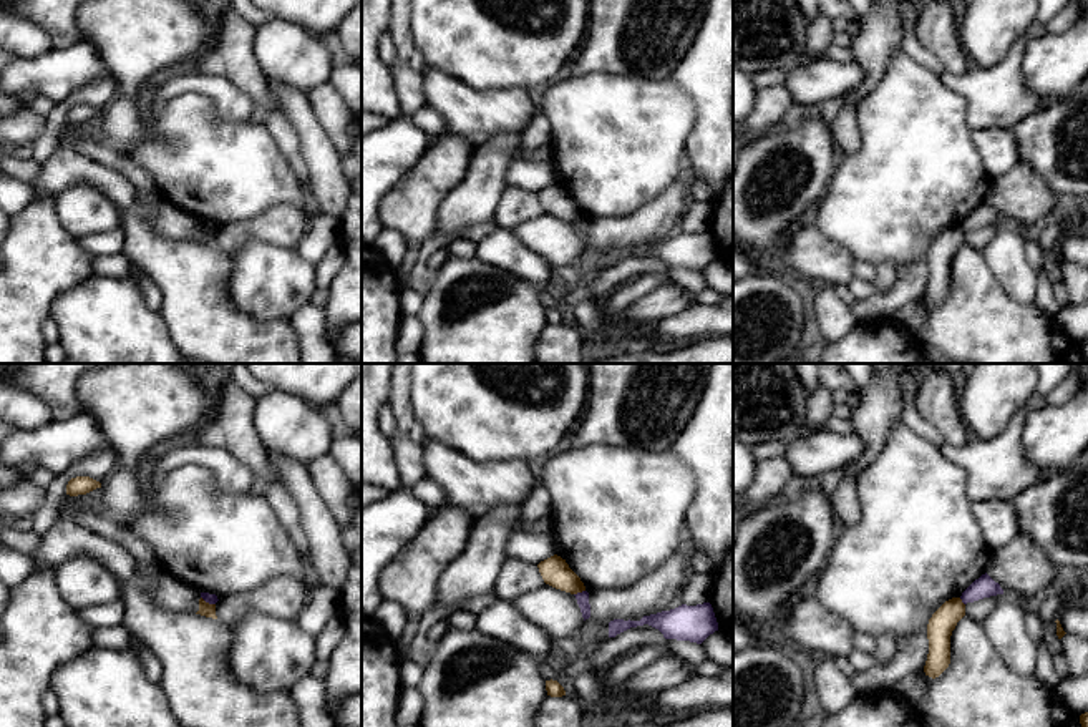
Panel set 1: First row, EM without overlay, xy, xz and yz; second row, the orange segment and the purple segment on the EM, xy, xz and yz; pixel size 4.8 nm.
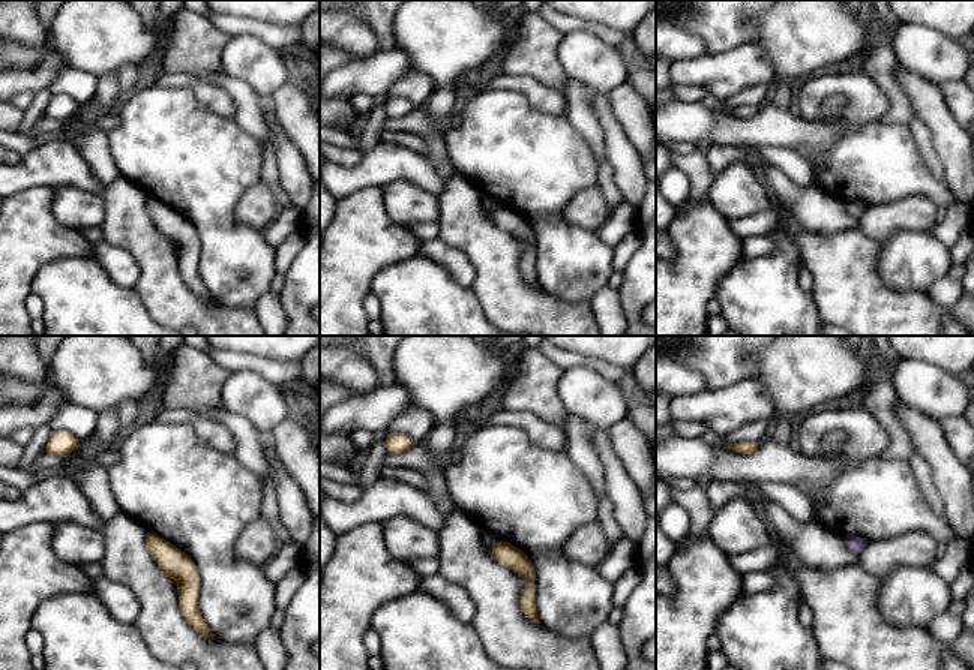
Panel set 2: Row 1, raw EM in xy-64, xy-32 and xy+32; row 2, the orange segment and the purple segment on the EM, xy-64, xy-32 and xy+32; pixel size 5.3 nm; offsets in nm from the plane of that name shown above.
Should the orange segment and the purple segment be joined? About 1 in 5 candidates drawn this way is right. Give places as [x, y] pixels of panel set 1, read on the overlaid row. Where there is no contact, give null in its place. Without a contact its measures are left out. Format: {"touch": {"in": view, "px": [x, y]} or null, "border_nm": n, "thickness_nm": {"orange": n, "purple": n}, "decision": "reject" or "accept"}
{"touch": {"in": "xz", "px": [579, 591]}, "border_nm": 60, "thickness_nm": {"orange": 140, "purple": 60}, "decision": "reject"}

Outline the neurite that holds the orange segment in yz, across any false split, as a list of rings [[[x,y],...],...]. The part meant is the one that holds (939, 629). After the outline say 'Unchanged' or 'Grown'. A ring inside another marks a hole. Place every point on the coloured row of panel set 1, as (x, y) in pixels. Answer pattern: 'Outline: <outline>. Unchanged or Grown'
Outline: [[[960,598],[945,601],[929,619],[927,639],[929,654],[924,666],[925,676],[935,679],[950,664],[950,636],[957,622],[965,616],[965,604]]]. Unchanged

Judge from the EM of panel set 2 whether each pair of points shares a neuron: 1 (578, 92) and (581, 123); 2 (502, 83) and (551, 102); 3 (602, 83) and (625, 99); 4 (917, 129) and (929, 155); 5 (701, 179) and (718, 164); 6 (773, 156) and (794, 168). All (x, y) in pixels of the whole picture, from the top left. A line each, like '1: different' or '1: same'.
1: same
2: same
3: different
4: same
5: different
6: same

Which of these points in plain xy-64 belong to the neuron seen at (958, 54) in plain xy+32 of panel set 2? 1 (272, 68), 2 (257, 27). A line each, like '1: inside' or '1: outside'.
1: inside
2: outside

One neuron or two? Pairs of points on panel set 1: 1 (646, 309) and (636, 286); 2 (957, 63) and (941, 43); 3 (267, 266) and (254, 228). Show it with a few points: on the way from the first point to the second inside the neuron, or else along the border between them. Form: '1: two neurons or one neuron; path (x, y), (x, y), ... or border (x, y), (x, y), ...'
1: two neurons; border (667, 281), (639, 296), (619, 316)
2: one neuron; path (952, 58), (946, 48)
3: two neurons; border (294, 248), (247, 241), (231, 256)

